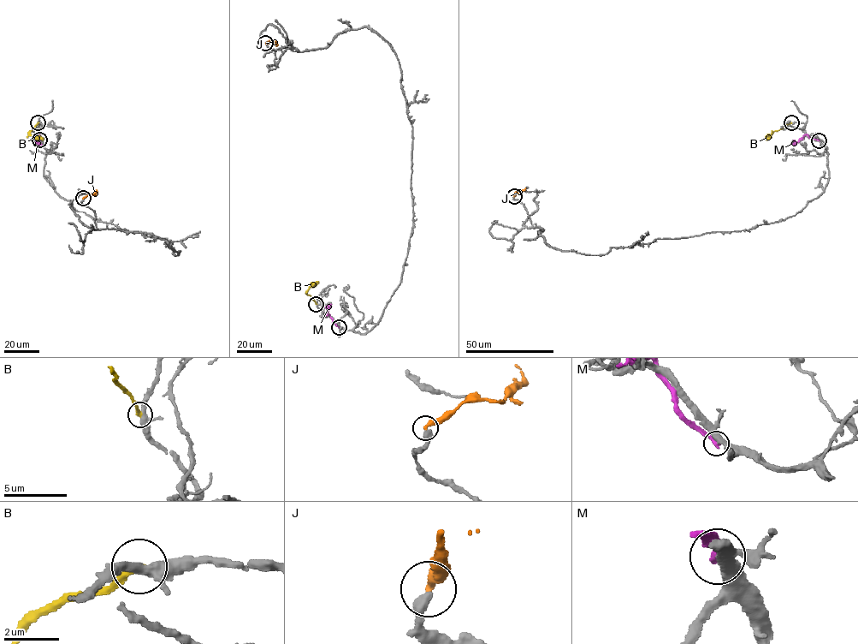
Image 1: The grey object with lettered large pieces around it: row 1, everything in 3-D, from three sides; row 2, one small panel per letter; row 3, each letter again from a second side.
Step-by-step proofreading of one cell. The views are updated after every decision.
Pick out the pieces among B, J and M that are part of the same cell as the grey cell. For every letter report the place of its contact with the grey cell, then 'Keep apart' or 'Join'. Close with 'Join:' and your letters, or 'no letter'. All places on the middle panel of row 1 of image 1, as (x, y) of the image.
B: Touches grey at (316, 304). Keep apart
J: Touches grey at (265, 43). Keep apart
M: Touches grey at (339, 327). Keep apart
Join: no letter

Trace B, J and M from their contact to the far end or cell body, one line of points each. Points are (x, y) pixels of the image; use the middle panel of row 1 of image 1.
B: (316, 304), (305, 293), (317, 281)
J: (265, 43), (272, 39), (275, 46)
M: (339, 327), (326, 313), (331, 304)

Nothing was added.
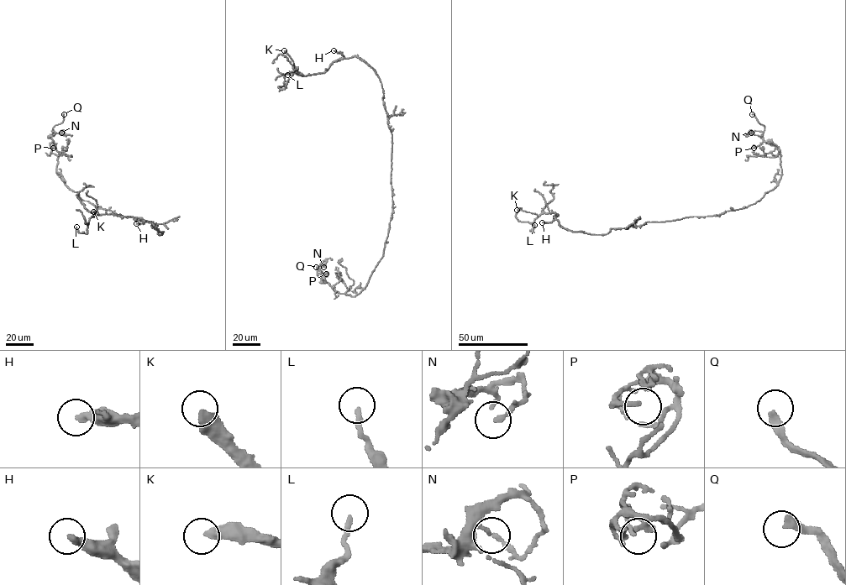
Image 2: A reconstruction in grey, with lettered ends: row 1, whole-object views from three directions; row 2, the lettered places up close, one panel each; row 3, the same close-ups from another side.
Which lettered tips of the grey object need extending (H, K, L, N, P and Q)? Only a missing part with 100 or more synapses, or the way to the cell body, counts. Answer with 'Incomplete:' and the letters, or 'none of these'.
Incomplete: Q

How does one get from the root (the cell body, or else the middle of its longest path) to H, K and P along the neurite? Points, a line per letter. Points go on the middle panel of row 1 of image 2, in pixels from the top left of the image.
H: (391, 149), (391, 132), (379, 77), (373, 69), (356, 57), (345, 58), (333, 50)
K: (391, 149), (383, 89), (373, 69), (353, 56), (335, 60), (323, 72), (303, 75), (284, 50)
P: (391, 149), (392, 212), (382, 258), (366, 286), (354, 296), (334, 290), (325, 282), (326, 274)

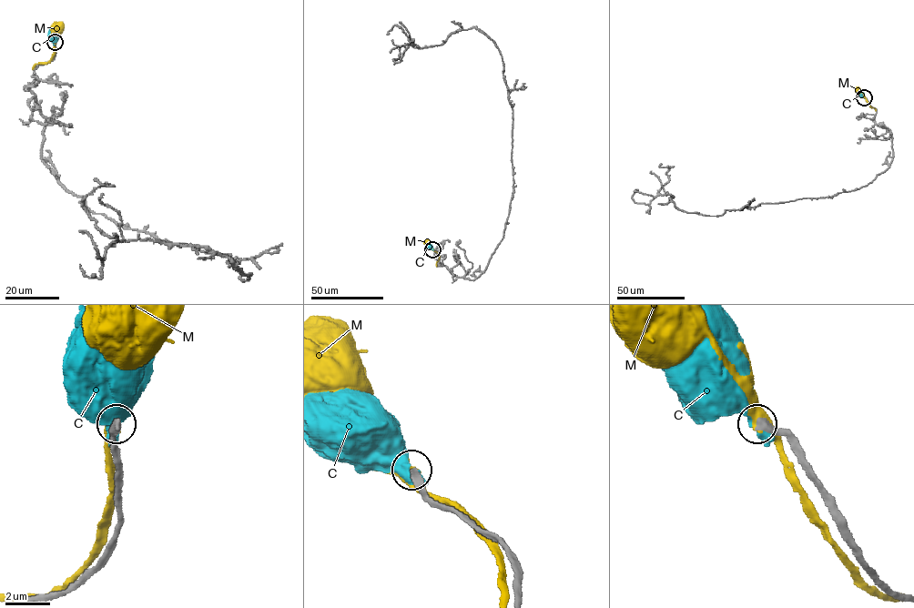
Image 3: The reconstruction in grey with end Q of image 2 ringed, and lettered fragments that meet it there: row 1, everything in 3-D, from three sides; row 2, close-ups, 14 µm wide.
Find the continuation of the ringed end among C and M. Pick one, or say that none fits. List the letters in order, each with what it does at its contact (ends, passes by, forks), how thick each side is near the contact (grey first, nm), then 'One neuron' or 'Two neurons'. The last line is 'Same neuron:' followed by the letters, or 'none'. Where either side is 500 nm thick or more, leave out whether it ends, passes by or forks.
C: Thickness 360 nm (grey) against 600 nm. Two neurons
M: It forks there. Thickness 360 nm (grey) against 200 nm. Two neurons
Same neuron: none

